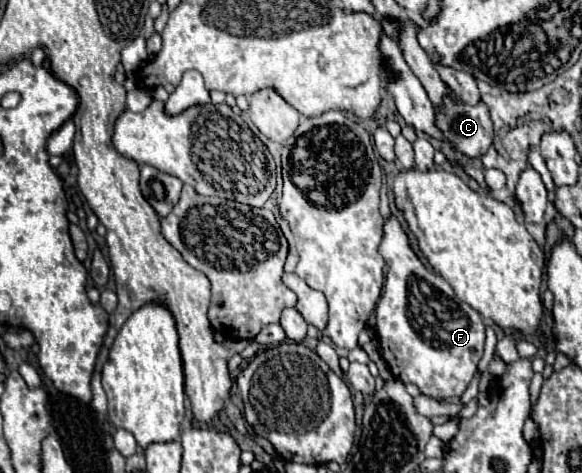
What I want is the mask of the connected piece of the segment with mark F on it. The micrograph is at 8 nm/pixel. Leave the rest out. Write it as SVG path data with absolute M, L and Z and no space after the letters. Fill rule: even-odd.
M389 219L385 223L385 235L379 247L379 253L387 261L387 277L385 285L381 289L381 297L377 303L377 335L381 343L381 357L389 365L389 371L395 379L401 383L413 383L421 389L423 395L429 395L433 399L453 399L461 397L471 383L477 365L483 357L483 345L485 345L485 325L481 315L461 301L451 285L441 277L429 271L419 257L409 247L409 239L397 219Z

